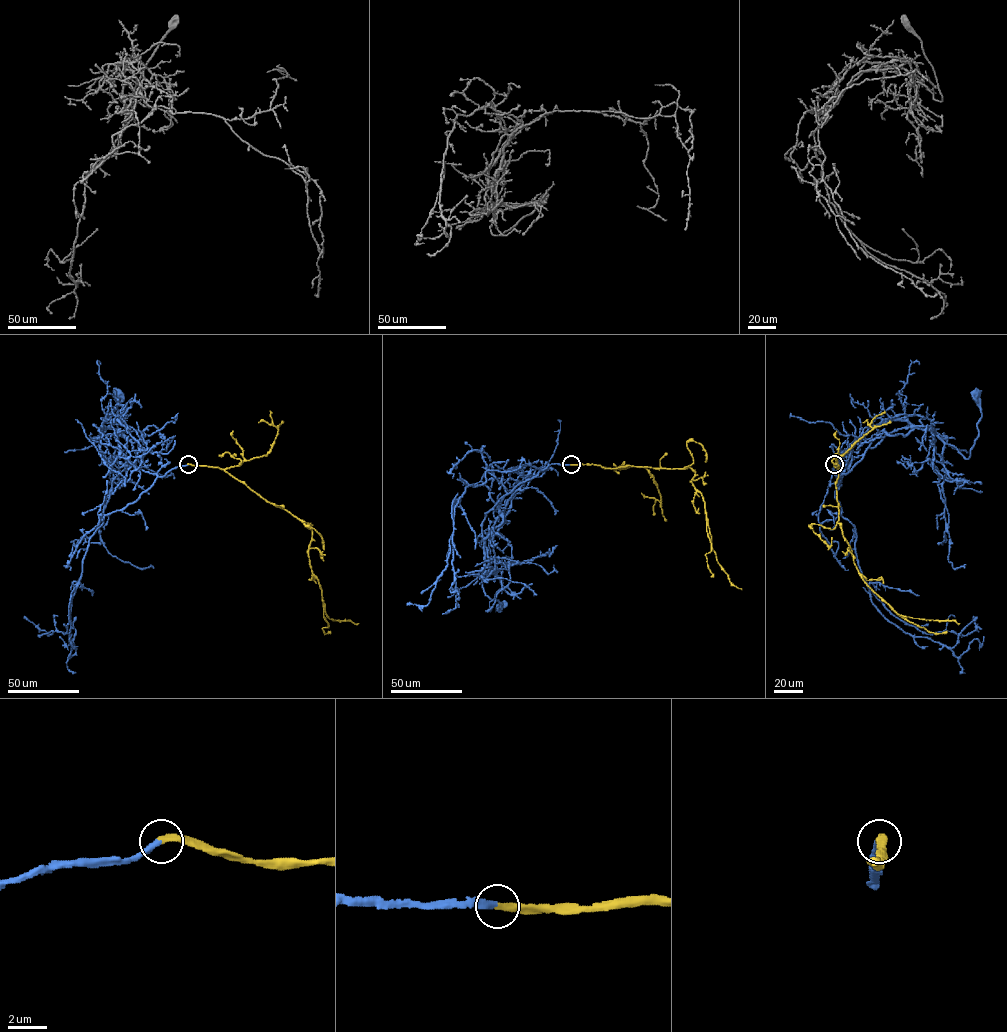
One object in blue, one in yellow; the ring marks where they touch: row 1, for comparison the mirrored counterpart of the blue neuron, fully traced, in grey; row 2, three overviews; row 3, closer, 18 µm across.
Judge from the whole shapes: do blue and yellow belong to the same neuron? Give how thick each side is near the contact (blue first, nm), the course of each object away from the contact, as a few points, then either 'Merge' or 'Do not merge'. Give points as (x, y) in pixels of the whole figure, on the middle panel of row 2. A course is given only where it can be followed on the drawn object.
Thickness 320 nm (blue) against 320 nm. Course of blue: (571, 465), (549, 464), (520, 483), (485, 514), (482, 584), (486, 595), (501, 604), (499, 611), (500, 604). Course of yellow: (571, 465), (690, 467), (695, 472), (691, 481), (704, 502), (717, 560), (731, 583), (742, 589). Merge

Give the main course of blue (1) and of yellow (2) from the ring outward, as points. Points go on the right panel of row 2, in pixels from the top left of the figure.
1: (835, 464), (834, 473), (840, 477), (886, 434), (910, 426), (930, 429), (968, 459), (981, 416), (974, 394)
2: (835, 464), (838, 469), (835, 483), (837, 523), (864, 581), (897, 613), (959, 623)

